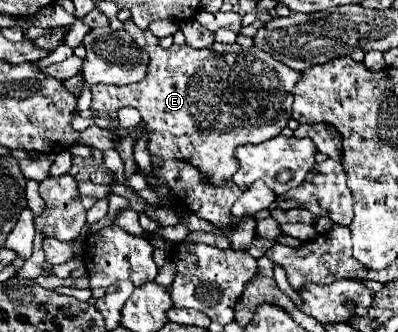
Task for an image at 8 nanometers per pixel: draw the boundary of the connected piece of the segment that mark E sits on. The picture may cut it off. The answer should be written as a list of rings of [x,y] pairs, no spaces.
[[[127,19],[123,27],[149,53],[149,73],[133,85],[91,85],[91,109],[107,117],[115,117],[121,107],[139,109],[143,117],[141,129],[151,133],[151,155],[187,159],[201,169],[209,183],[223,185],[237,171],[233,151],[239,145],[263,143],[279,135],[291,119],[287,95],[291,95],[301,73],[275,61],[271,55],[237,43],[213,43],[205,49],[193,49],[189,45],[163,49],[157,37],[149,29],[139,29],[133,19]]]

